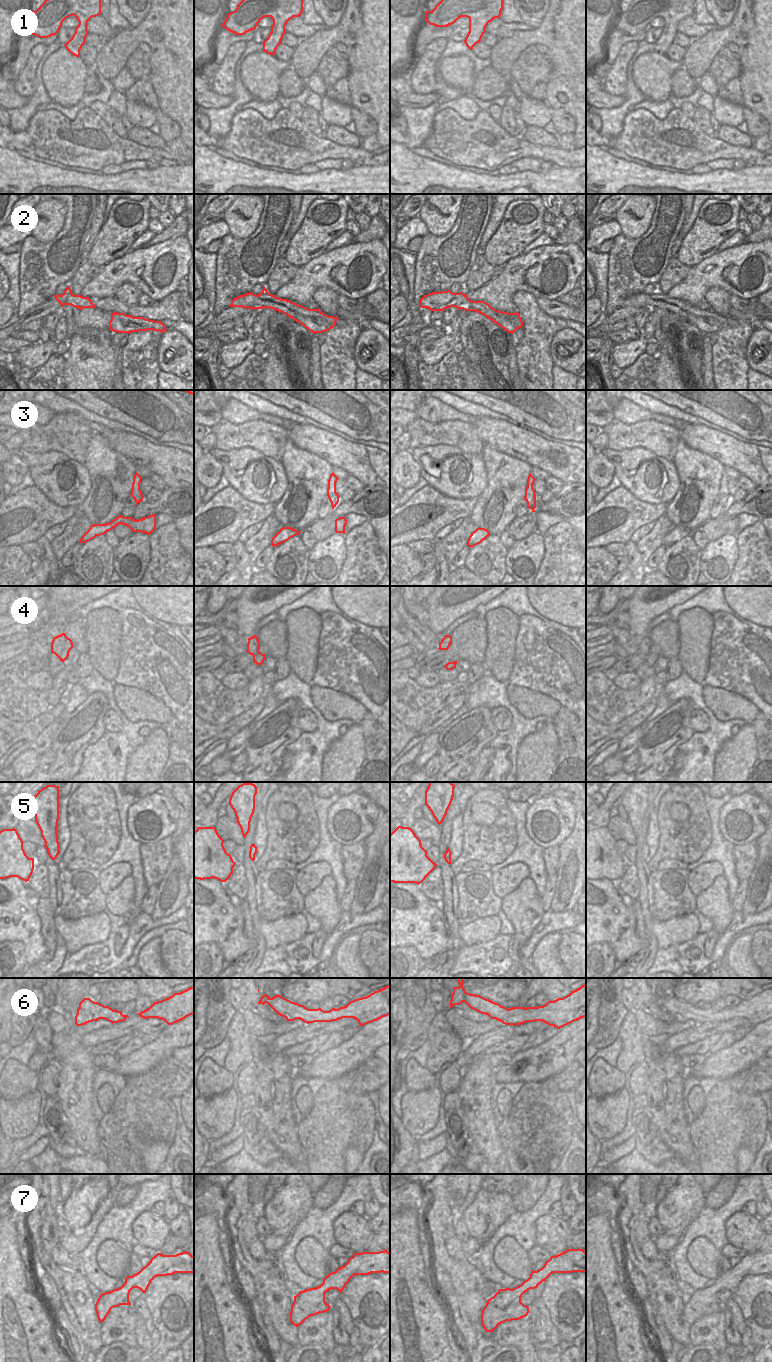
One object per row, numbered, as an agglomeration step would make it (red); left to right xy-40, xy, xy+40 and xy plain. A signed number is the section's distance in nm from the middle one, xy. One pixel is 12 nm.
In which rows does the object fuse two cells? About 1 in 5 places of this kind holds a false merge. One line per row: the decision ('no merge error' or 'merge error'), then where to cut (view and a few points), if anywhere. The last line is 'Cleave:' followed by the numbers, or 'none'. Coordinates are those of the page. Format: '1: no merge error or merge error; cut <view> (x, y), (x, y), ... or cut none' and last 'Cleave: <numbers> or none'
1: no merge error; cut none
2: no merge error; cut none
3: no merge error; cut none
4: no merge error; cut none
5: no merge error; cut none
6: no merge error; cut none
7: no merge error; cut none
Cleave: none

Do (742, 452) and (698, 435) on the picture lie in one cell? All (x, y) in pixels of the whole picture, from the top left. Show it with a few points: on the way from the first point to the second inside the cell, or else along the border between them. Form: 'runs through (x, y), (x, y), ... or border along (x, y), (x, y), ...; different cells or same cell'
runs through (731, 452), (709, 441); same cell

